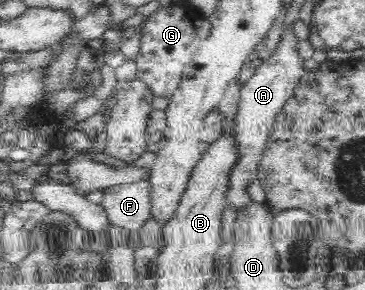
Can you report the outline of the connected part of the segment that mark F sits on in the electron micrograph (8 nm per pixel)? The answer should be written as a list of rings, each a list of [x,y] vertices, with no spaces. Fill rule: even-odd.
[[[148,181],[115,185],[105,190],[100,205],[113,227],[124,231],[124,244],[141,247],[141,229],[152,217],[151,187]]]

